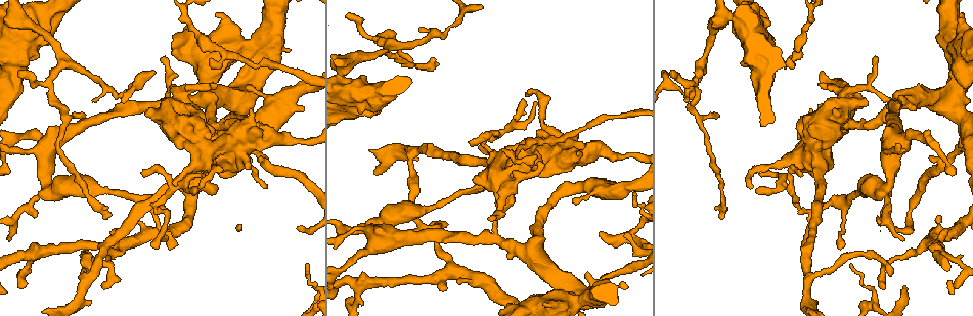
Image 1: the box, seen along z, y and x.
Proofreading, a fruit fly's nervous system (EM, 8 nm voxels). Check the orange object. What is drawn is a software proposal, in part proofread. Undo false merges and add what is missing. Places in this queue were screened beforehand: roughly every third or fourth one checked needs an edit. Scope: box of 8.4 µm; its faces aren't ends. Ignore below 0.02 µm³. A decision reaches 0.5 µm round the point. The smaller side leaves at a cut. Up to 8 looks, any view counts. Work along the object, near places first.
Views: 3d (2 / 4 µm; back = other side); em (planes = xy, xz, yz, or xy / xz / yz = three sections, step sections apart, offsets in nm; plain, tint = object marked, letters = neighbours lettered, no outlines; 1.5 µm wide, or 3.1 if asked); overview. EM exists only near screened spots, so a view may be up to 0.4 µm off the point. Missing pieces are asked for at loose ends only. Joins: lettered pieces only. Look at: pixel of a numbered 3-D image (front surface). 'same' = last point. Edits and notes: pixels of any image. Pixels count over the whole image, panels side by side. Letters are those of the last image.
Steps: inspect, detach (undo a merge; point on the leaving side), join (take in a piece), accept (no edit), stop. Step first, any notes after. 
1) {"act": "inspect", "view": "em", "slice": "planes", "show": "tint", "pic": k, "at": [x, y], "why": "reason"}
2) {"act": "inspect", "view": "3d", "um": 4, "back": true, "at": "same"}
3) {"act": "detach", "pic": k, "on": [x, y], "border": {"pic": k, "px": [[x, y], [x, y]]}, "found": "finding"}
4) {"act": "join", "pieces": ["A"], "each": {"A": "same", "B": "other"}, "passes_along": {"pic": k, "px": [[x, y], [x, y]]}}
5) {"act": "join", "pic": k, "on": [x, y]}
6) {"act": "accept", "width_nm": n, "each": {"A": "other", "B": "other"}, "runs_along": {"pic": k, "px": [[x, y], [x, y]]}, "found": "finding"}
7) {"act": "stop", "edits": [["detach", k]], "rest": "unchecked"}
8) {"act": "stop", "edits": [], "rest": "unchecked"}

{"act": "inspect", "view": "3d", "um": 4, "back": true, "pic": 1, "at": [19, 75]}

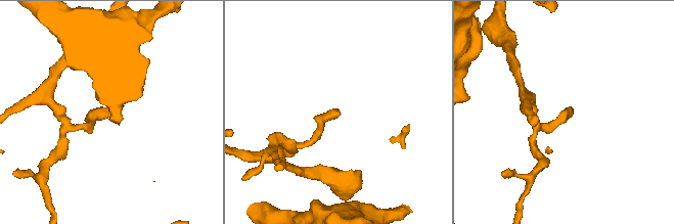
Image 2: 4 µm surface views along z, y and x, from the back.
{"act": "inspect", "view": "em", "slice": "planes", "show": "letters", "pic": 2, "at": [566, 115], "why": "need the tissue"}

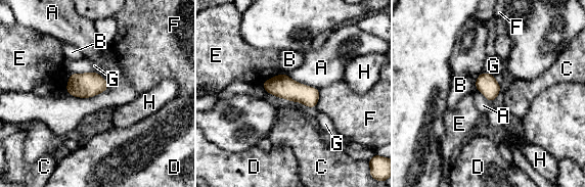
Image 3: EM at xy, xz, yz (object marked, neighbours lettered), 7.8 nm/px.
{"act": "accept", "width_nm": 160, "longest_contact_nm": ["A", 340], "each": {"A": "other", "B": "other", "C": "other", "D": "other", "E": "other", "F": "other", "G": "other", "H": "other"}, "found": "no lettered piece goes on from it"}

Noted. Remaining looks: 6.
{"act": "inspect", "view": "em", "slice": "xy", "step": 8, "show": "tint", "pic": 1, "at": [682, 92], "why": "abrupt turn"}

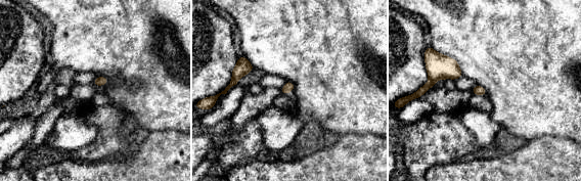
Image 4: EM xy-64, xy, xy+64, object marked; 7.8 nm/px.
{"act": "inspect", "view": "em", "slice": "planes", "show": "letters", "at": "same", "why": "cut it another way"}

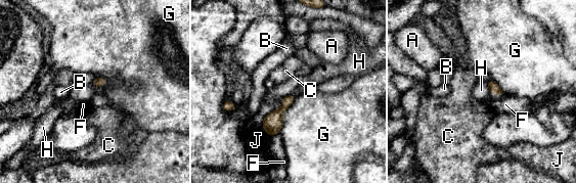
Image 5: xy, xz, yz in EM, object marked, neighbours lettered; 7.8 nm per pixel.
{"act": "accept", "width_nm": 50, "each": {"A": "other", "B": "other", "C": "other", "F": "other", "G": "other", "H": "other", "J": "other"}, "border": {"pic": 5, "px": [[296, 96], [283, 112], [278, 133]]}, "found": "one cell here"}

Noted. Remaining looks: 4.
{"act": "inspect", "view": "3d", "um": 4, "pic": 1, "at": [413, 166], "why": "touches itself"}

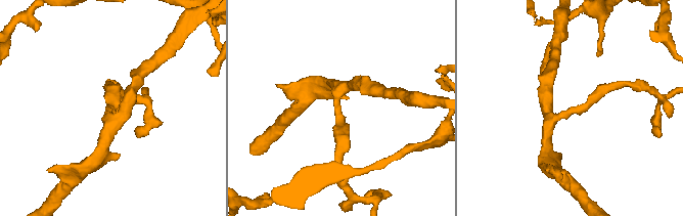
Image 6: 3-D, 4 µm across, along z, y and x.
{"act": "inspect", "view": "em", "slice": "planes", "show": "letters", "pic": 6, "at": [338, 106]}

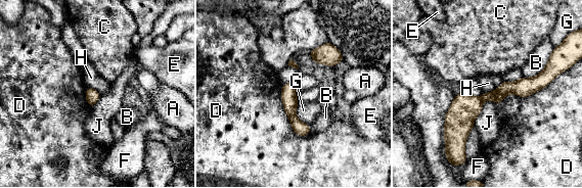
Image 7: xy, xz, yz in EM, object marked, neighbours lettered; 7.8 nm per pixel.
{"act": "detach", "pic": 7, "on": [459, 119], "width_nm": 110, "each": {"A": "other", "B": "other", "C": "other", "D": "other", "E": "other", "F": "other", "G": "other", "H": "other", "J": "other"}, "found": "two cells meet here"}

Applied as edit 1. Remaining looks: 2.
{"act": "stop", "edits": [["detach", 7]], "rest": "unchecked"}

